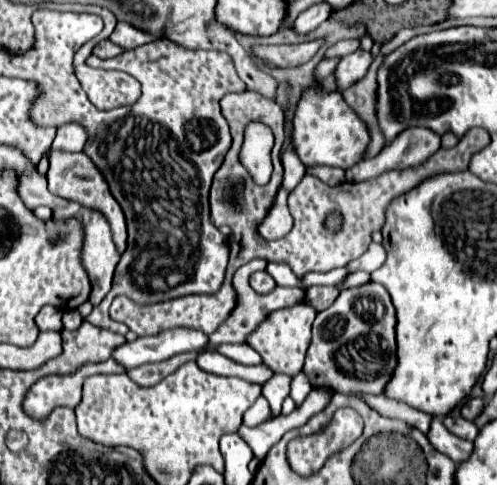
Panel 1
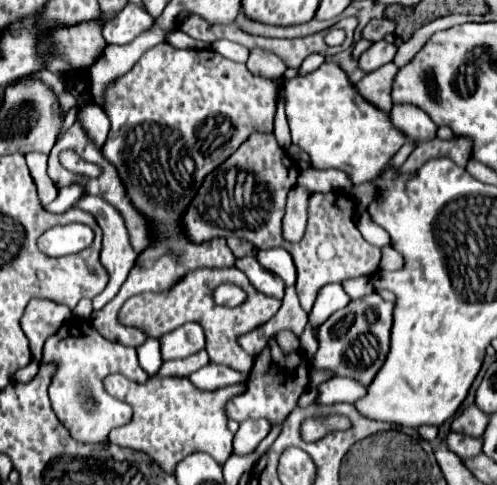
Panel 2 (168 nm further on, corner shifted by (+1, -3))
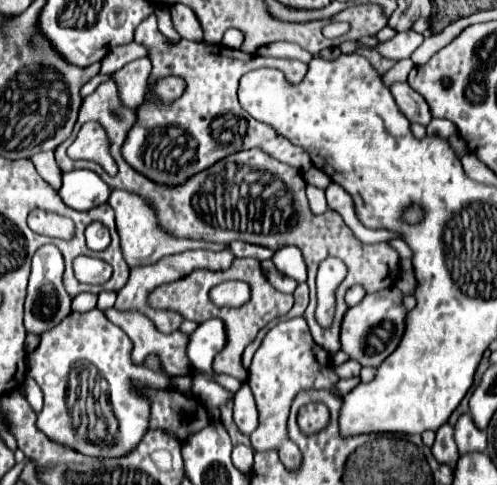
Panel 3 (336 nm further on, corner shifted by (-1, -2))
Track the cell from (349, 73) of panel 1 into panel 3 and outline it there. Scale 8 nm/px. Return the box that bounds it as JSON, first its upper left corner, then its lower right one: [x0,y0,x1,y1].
[377,31,423,61]

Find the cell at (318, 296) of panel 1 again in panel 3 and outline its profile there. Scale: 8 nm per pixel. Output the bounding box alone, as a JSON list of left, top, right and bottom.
[345,285,365,307]

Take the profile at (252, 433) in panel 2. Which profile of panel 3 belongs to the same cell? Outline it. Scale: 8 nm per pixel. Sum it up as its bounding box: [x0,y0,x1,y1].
[233,381,259,437]

